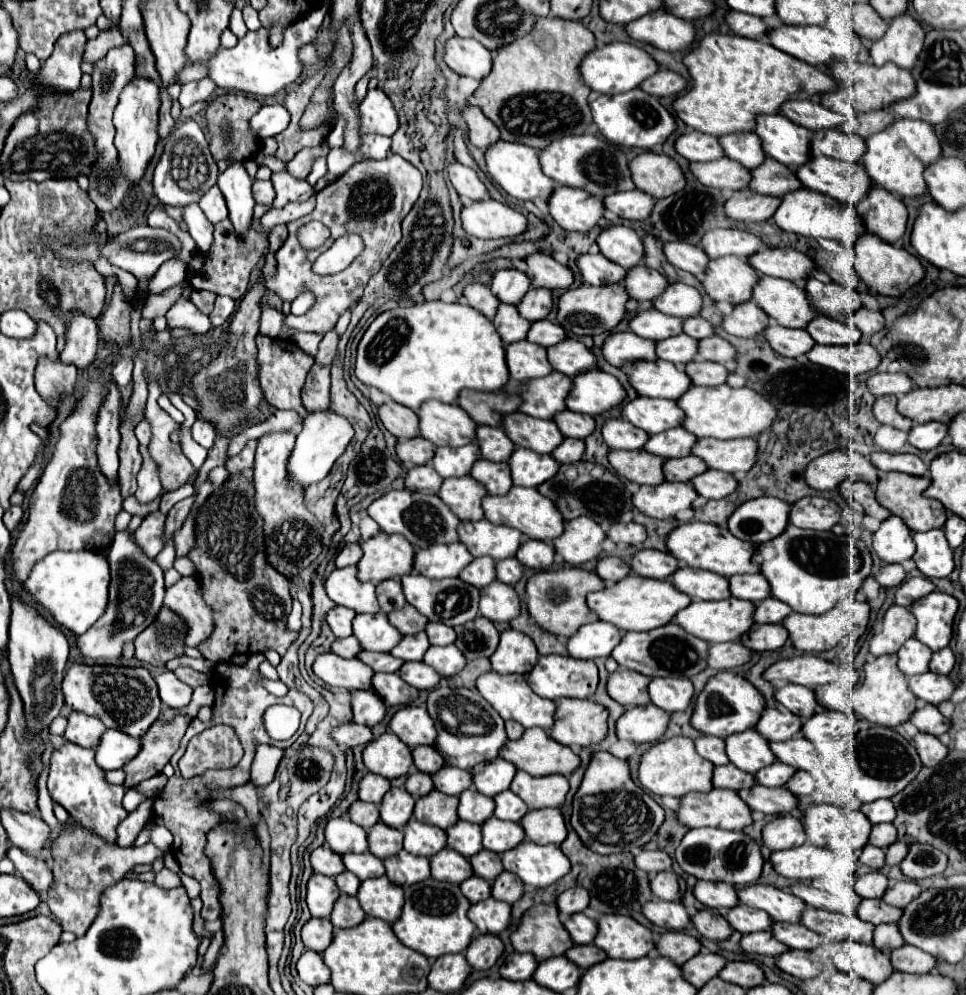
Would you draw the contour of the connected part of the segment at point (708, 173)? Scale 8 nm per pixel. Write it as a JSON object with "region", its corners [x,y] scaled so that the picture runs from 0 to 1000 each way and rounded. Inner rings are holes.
{"region":[[[753,158],[734,162],[734,164],[713,164],[713,170],[724,184],[732,188],[742,188],[742,190],[765,192],[765,190],[771,190],[777,180],[775,170],[771,170],[769,166]]]}

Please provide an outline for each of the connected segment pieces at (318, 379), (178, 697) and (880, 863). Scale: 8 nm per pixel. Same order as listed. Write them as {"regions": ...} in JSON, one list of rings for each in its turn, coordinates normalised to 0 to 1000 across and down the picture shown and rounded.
{"regions":[[[[330,367],[322,369],[312,399],[320,415],[341,411],[341,369],[330,369]]],[[[169,674],[169,676],[160,678],[160,686],[165,690],[165,701],[167,701],[167,705],[171,709],[175,709],[175,711],[192,711],[192,709],[196,709],[200,692],[196,688],[192,688],[189,684],[185,684],[181,680],[181,676]]],[[[895,849],[891,859],[889,859],[889,865],[902,873],[914,873],[916,871],[916,855],[910,853],[910,851],[904,851],[904,849]]]]}

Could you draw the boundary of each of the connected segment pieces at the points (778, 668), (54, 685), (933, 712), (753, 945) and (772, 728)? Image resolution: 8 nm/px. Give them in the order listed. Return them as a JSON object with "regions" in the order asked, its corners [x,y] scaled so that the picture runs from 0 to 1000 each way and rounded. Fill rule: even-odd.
{"regions":[[[[829,658],[821,662],[811,662],[792,672],[790,682],[798,684],[802,692],[808,691],[808,684],[827,686],[837,692],[864,684],[869,678],[869,668],[854,664],[846,658]]],[[[11,602],[11,626],[9,626],[9,646],[7,660],[11,666],[11,676],[16,690],[24,703],[24,715],[28,723],[28,737],[40,741],[47,737],[57,721],[63,719],[67,707],[63,696],[63,684],[67,666],[71,660],[71,648],[61,630],[47,624],[36,612],[24,608],[20,602]]],[[[955,709],[953,713],[949,713],[943,723],[941,723],[953,737],[962,737],[962,739],[968,739],[972,741],[974,737],[980,737],[982,735],[982,723],[978,723],[968,709]]],[[[786,936],[786,938],[769,940],[765,950],[767,950],[767,954],[771,958],[786,958],[786,960],[800,960],[800,962],[804,962],[806,958],[811,958],[815,954],[796,936]]],[[[794,711],[784,729],[782,735],[790,741],[794,741],[794,745],[815,745],[819,743],[825,735],[829,735],[829,723],[821,717],[808,717],[804,713]]]]}

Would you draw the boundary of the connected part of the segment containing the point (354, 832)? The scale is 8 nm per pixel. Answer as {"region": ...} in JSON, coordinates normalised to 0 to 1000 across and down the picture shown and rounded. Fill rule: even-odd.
{"region":[[[361,821],[341,823],[336,831],[336,845],[351,859],[380,855],[380,835],[367,829]]]}

